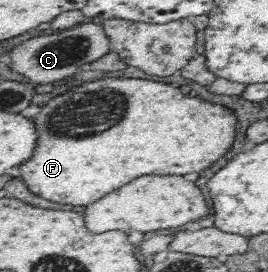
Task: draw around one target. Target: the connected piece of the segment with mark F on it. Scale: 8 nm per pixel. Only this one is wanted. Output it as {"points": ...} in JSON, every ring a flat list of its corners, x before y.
{"points":[[106,78,105,80,96,80,96,82,81,83,75,88,69,89,67,92,51,99,48,104,42,107,42,111,34,115,34,129,36,129,37,145,34,148,32,156,17,168,20,171,20,178,27,186,27,189,50,202,60,202,60,204,70,204,70,206,86,206,92,204,96,200,100,200,102,196,106,196,108,192,122,188,124,184,128,184,134,178,140,178,144,174,170,174,170,176,184,176,190,172,200,172,206,166,210,166,212,162,216,162,222,154,232,147,235,137,236,117,226,107,216,104,210,104,200,98,190,98,189,95,183,96,177,86,163,84,160,82,151,82,150,80,138,80,136,78]]}

